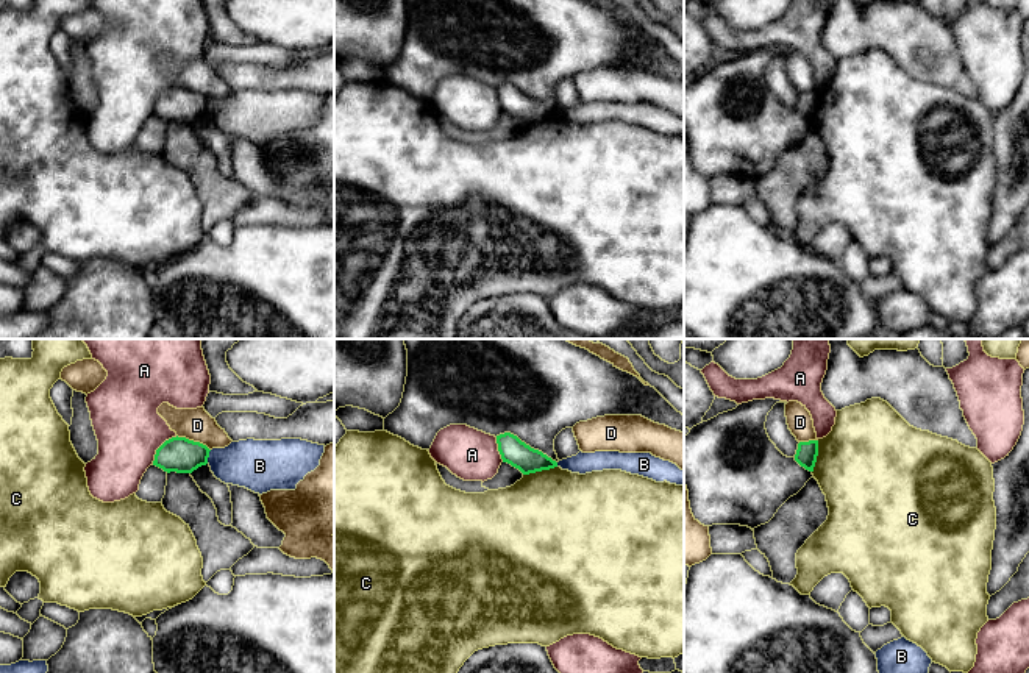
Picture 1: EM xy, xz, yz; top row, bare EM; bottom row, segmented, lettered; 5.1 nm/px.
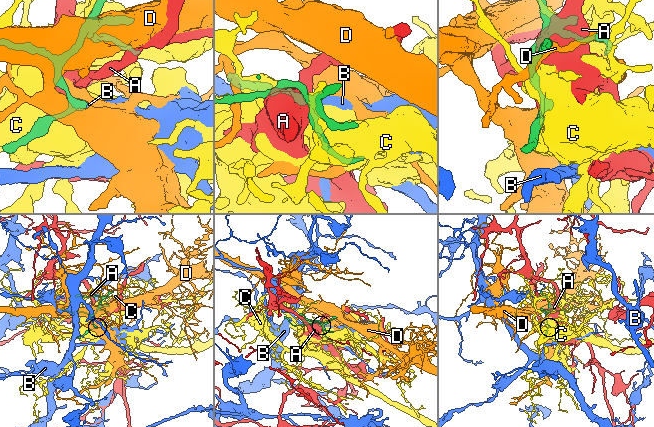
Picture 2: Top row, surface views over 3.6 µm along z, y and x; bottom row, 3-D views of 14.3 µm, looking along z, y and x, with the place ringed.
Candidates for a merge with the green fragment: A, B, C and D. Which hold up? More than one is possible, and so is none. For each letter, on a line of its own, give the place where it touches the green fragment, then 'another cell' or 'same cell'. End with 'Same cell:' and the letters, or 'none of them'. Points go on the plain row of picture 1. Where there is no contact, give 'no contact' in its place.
A: meets green in xy at (160, 97); another cell
B: meets green in xy at (208, 106); another cell
C: meets green in xz at (539, 121); another cell
D: meets green in xy at (192, 91); another cell
Same cell: none of them

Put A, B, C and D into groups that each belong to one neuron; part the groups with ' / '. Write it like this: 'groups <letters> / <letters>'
groups A / B / C / D

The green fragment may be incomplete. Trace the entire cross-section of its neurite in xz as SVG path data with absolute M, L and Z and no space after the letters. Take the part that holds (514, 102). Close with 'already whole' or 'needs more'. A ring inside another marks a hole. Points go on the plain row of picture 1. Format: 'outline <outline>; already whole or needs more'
outline M511 83L497 86L497 94L503 112L518 119L523 125L557 117L556 111L542 101L531 98Z; already whole

